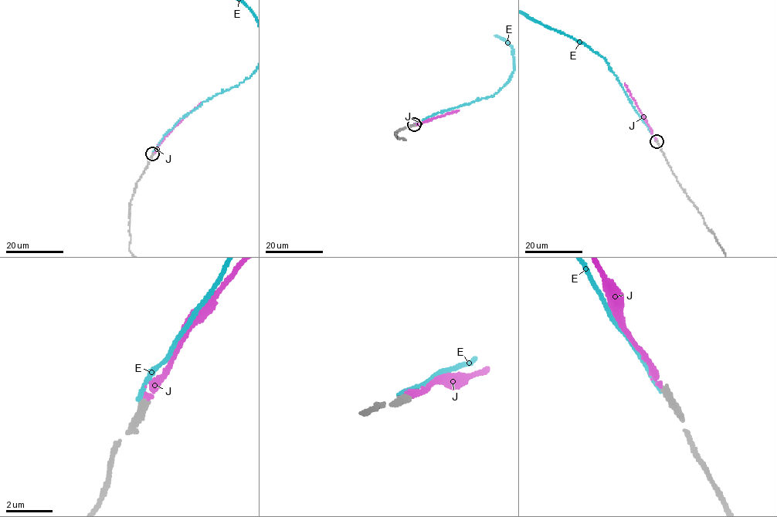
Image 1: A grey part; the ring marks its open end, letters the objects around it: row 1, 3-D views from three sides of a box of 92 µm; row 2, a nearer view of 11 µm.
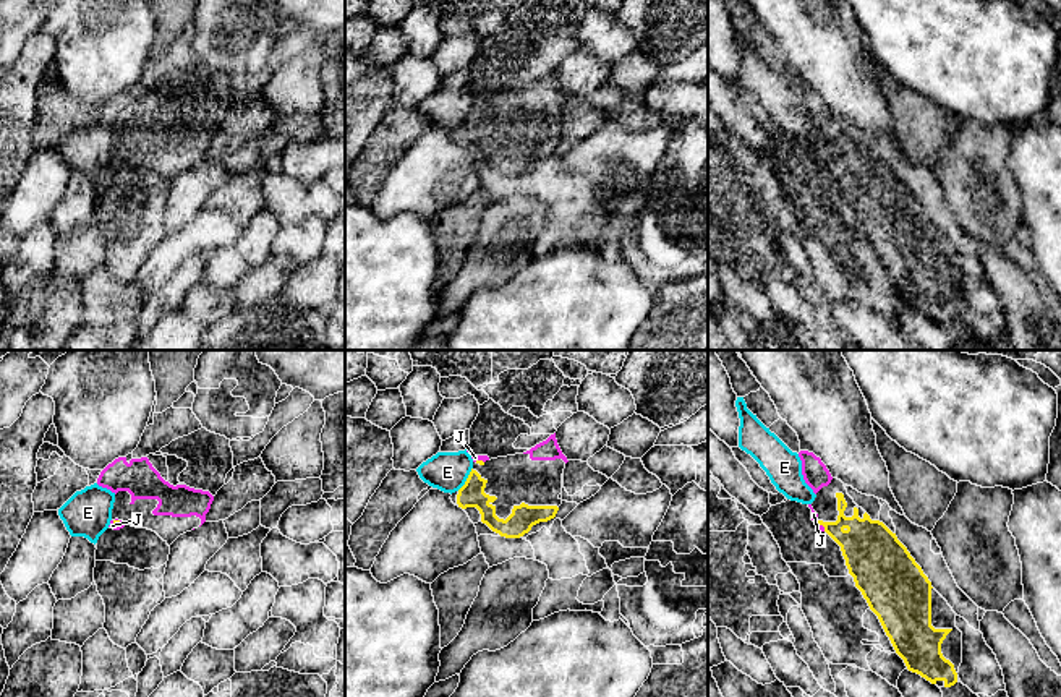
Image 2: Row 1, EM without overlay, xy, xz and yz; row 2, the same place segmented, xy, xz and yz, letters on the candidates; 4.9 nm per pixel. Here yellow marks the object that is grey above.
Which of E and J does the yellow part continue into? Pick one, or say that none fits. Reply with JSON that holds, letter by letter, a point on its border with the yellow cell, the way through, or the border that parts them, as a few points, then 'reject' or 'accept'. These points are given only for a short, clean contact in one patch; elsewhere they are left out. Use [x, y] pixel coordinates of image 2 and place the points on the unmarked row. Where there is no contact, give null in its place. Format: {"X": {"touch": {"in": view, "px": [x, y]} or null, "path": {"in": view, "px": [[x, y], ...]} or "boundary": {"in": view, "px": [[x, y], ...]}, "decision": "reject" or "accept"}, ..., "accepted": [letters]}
{"E": {"touch": {"in": "xz", "px": [467, 115]}, "boundary": {"in": "xz", "px": [[472, 104], [467, 117], [457, 127]]}, "decision": "reject"}, "J": {"touch": {"in": "xy", "px": [117, 158]}, "path": {"in": "xy", "px": [[114, 158], [117, 158], [112, 162]]}, "decision": "accept"}, "accepted": ["J"]}

